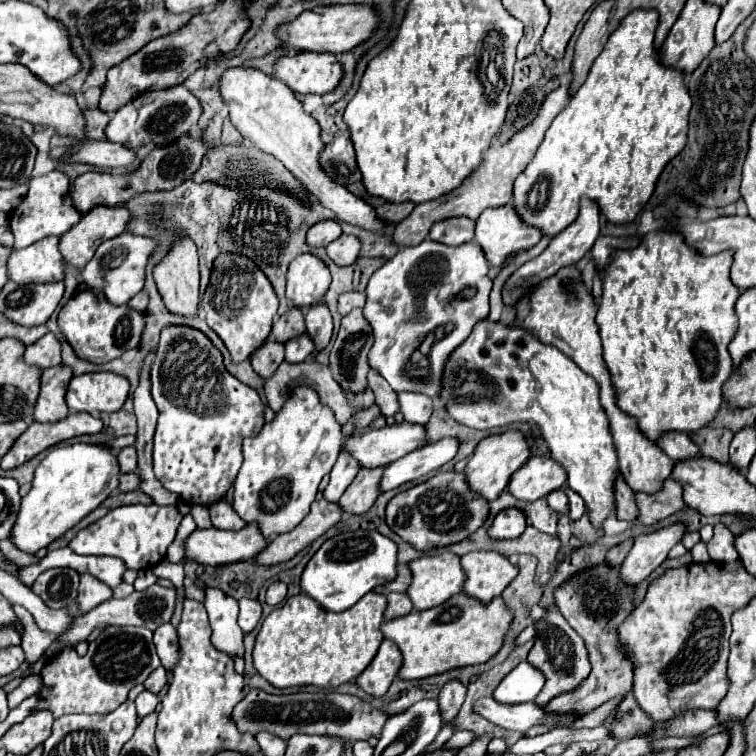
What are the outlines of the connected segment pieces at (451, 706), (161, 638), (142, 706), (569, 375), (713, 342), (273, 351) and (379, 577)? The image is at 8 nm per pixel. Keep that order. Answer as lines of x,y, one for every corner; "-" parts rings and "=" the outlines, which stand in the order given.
452,680
442,688
438,702
440,702
440,714
444,714
444,722
450,722
458,714
464,698
466,698
466,686
460,684
458,680
=
162,624
154,632
154,644
158,650
158,658
166,670
174,670
176,662
180,660
180,644
178,634
172,624
=
144,690
144,692
138,694
138,698
136,698
136,708
138,708
138,716
140,716
140,718
148,716
150,712
154,712
156,706
158,706
158,696
156,696
156,694
150,694
148,690
=
482,320
480,324
476,324
468,340
458,346
448,358
440,398
444,398
446,410
454,420
476,430
502,428
512,422
534,422
548,442
552,458
566,468
568,486
582,496
590,522
596,524
596,528
602,528
604,520
614,512
614,482
618,474
618,458
608,426
608,416
600,404
600,388
592,376
588,376
560,350
542,344
524,328
=
666,230
646,234
646,236
642,236
642,240
644,242
638,248
618,250
614,254
614,260
608,266
606,274
604,274
604,284
602,284
604,294
602,294
598,314
596,314
596,324
598,324
598,334
600,334
600,340
602,340
602,358
604,358
604,364
606,364
608,372
610,372
610,380
612,380
612,386
614,386
614,392
616,392
616,406
624,414
634,416
638,420
638,428
648,440
658,442
658,438
666,432
674,430
674,432
692,434
692,432
708,426
716,418
716,414
722,406
722,386
732,374
732,360
730,360
730,354
728,354
728,342
734,338
734,332
736,332
734,304
740,296
740,290
730,280
730,266
732,266
732,254
730,252
720,252
716,256
704,256
702,258
696,250
692,250
684,244
682,236
666,232
=
268,340
252,356
252,368
264,380
276,372
276,366
280,366
280,362
284,362
284,346
272,340
=
342,532
326,540
310,558
300,582
302,592
312,596
330,612
344,612
376,586
396,578
396,552
398,546
380,532

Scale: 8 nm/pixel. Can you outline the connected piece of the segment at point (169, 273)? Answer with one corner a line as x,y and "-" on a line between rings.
176,238
174,248
170,254
154,268
154,280
158,286
158,292
172,314
180,316
198,316
198,282
200,282
200,272
198,272
198,254
196,246
190,238

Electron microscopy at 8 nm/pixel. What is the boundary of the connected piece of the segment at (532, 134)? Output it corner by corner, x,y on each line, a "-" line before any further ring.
560,86
558,90
550,92
540,108
540,114
536,116
536,120
526,126
524,130
520,130
518,134
512,136
512,140
508,144
496,144
492,146
486,156
484,156
484,164
476,170
476,174
472,174
460,188
456,188
452,194
442,196
438,200
432,202
424,202
418,204
412,214
408,218
404,218
402,222
398,222
394,226
394,234
392,234
392,242
398,248
406,248
406,246
414,246
426,240
432,224
440,222
440,220
448,220
448,218
456,218
456,216
466,216
470,220
476,220
480,216
482,210
486,208
498,208
504,206
512,200
512,182
516,180
516,176
524,170
524,166
534,158
544,132
548,130
548,126
552,124
552,120
556,118
556,114
568,104
570,96
568,96
568,86

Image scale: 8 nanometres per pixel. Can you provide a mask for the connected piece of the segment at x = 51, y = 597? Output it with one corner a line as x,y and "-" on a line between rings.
56,568
42,572
32,584
32,592
38,594
48,608
64,608
76,600
78,574
76,570

